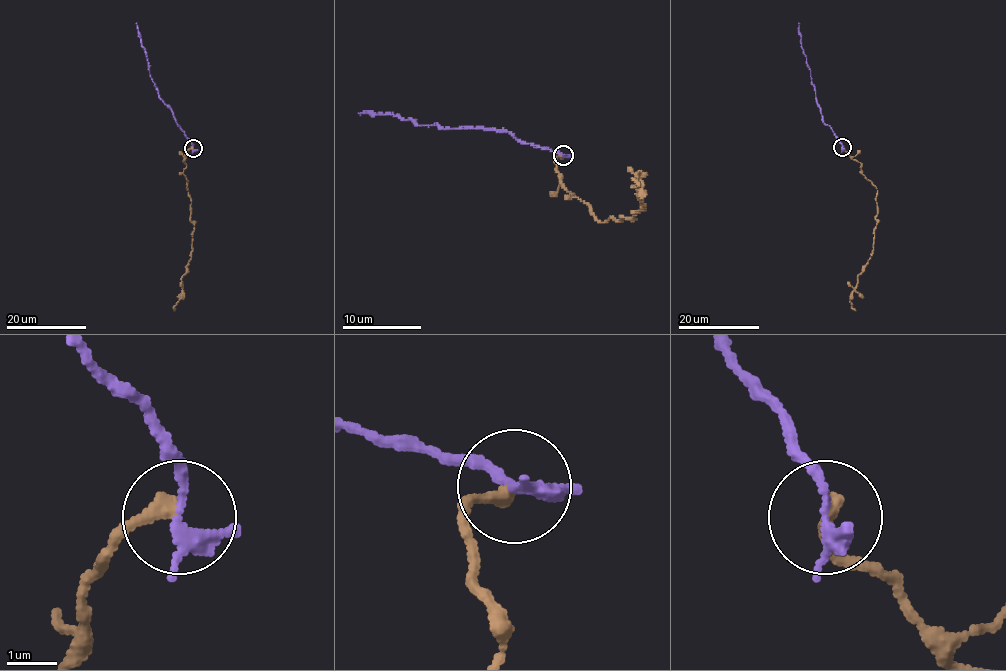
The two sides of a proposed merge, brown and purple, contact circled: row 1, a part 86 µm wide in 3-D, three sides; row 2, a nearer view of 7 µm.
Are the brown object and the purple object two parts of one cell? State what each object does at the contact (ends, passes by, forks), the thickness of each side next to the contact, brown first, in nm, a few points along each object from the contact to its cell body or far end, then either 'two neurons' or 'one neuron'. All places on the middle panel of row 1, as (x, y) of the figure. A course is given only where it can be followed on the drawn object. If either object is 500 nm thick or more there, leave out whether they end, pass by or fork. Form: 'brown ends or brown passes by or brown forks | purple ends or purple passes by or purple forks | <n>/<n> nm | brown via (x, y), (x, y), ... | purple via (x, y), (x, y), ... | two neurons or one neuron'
brown ends | purple passes by | 280/240 nm | brown via (563, 155), (556, 160), (561, 186), (603, 222), (644, 210), (632, 187), (640, 185), (639, 173), (640, 186) | purple via (563, 155), (523, 143), (508, 132), (447, 129), (385, 114), (359, 113) | two neurons

